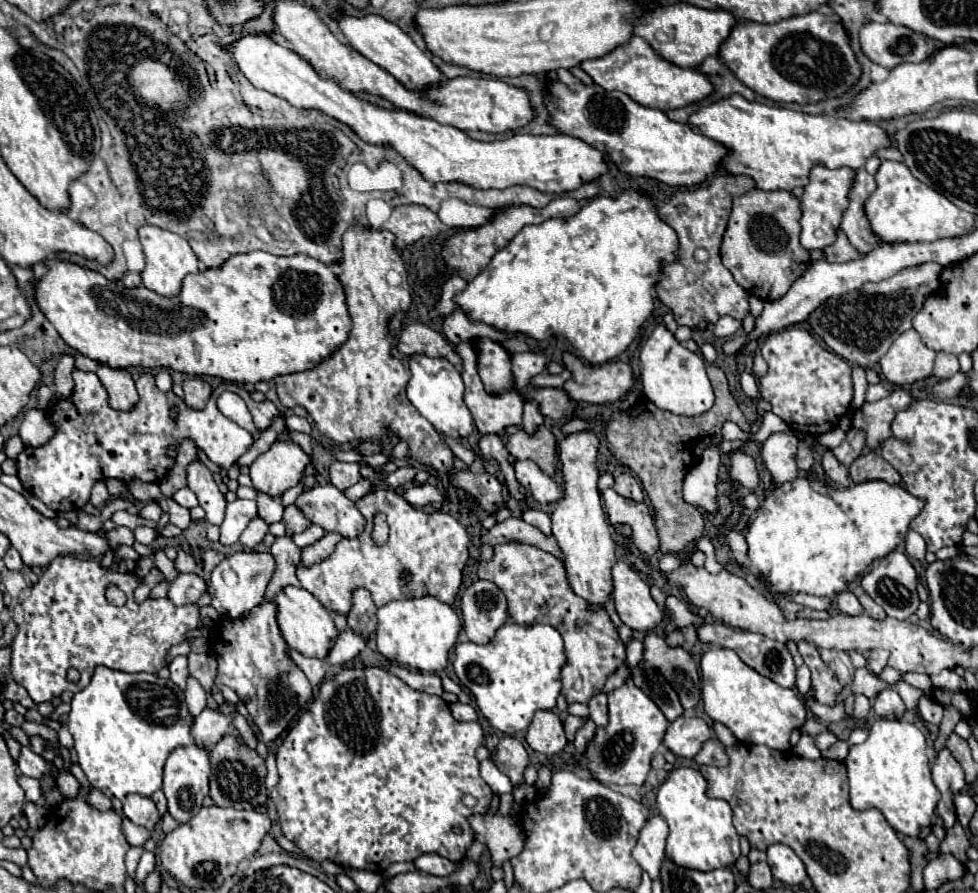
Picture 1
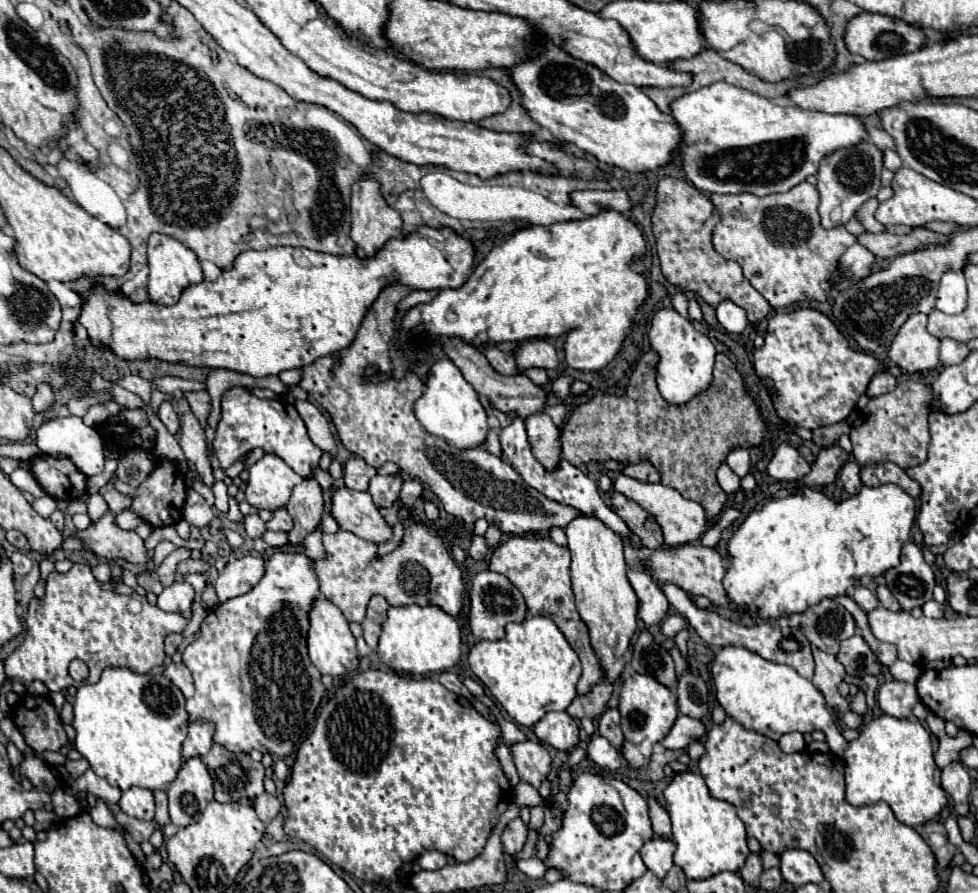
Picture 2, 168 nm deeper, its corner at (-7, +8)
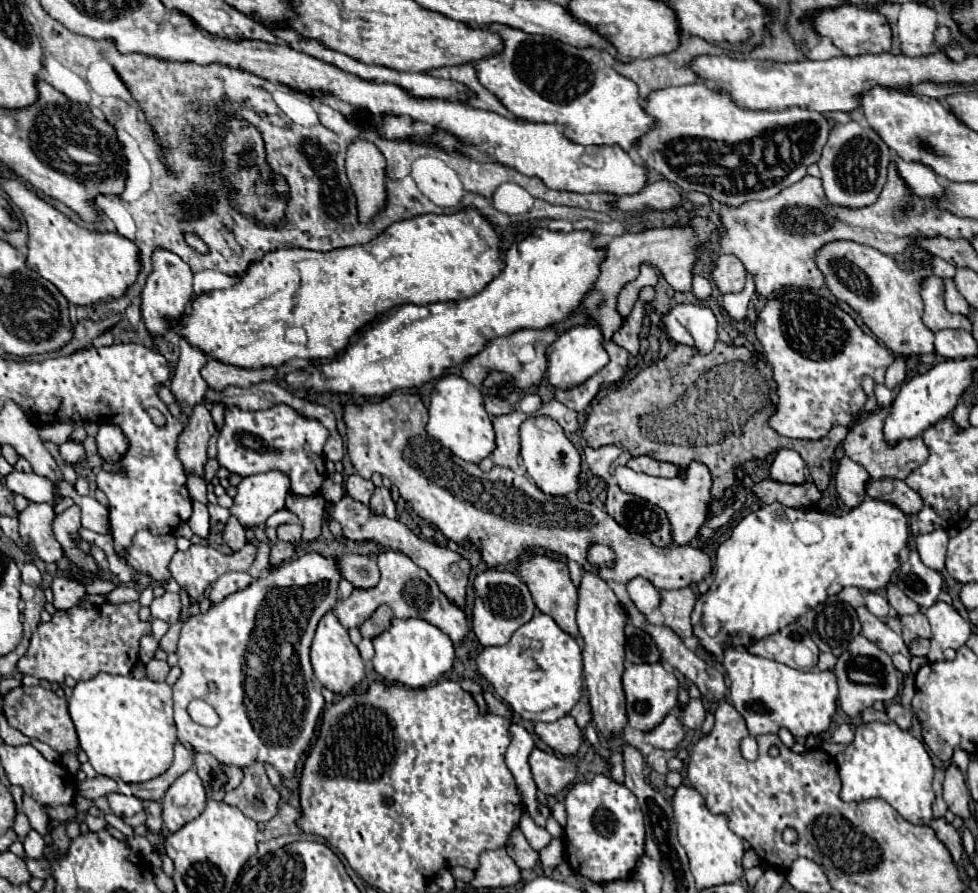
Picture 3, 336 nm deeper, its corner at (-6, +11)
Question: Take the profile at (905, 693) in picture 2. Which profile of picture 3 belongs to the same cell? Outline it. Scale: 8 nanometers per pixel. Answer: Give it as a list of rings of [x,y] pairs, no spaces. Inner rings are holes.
[[[893,701],[893,703],[887,705],[885,711],[887,711],[889,721],[897,723],[901,729],[911,729],[911,725],[913,725],[913,721],[911,721],[911,713],[909,713],[901,703]]]

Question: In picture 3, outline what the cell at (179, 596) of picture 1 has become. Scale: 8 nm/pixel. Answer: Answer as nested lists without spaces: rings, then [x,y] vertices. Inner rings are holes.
[[[163,593],[161,597],[153,599],[149,609],[151,609],[151,617],[175,623],[181,613],[181,597],[179,593]]]

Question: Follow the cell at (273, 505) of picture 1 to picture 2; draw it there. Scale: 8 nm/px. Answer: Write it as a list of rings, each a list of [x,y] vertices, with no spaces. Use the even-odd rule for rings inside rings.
[[[280,508],[274,512],[274,518],[266,524],[268,530],[282,530],[282,532],[290,532],[292,530],[292,518],[288,516],[286,508]]]

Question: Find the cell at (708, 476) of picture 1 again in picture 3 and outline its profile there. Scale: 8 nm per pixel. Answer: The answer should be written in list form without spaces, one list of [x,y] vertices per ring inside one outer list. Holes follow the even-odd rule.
[[[591,545],[587,549],[587,561],[591,569],[583,569],[581,585],[579,585],[579,607],[577,607],[577,625],[583,637],[583,665],[585,665],[585,679],[593,709],[593,725],[599,729],[601,735],[615,735],[621,733],[627,725],[625,715],[625,695],[621,687],[623,675],[623,661],[625,661],[625,625],[629,623],[627,607],[613,589],[599,577],[601,569],[615,565],[615,551],[609,545]]]

